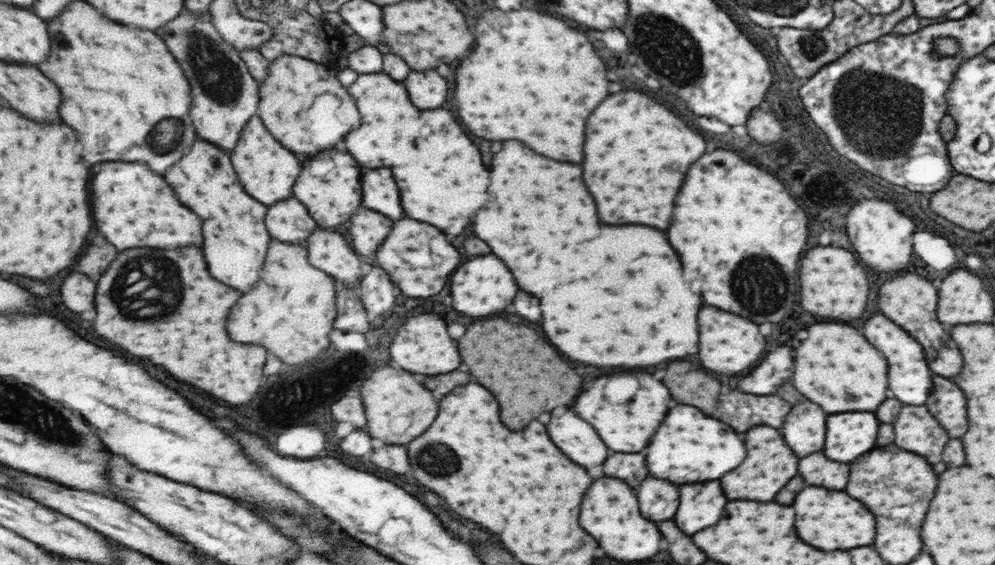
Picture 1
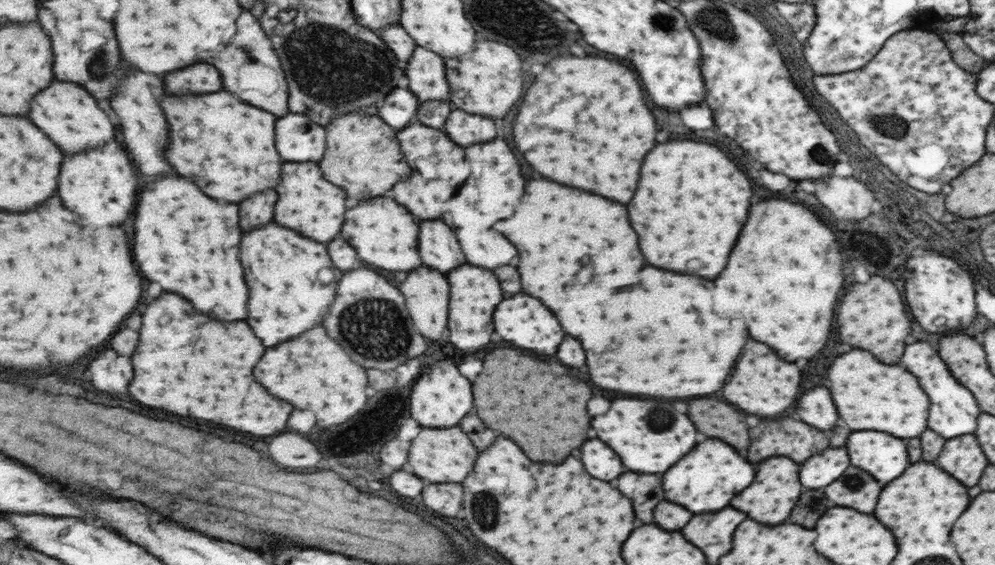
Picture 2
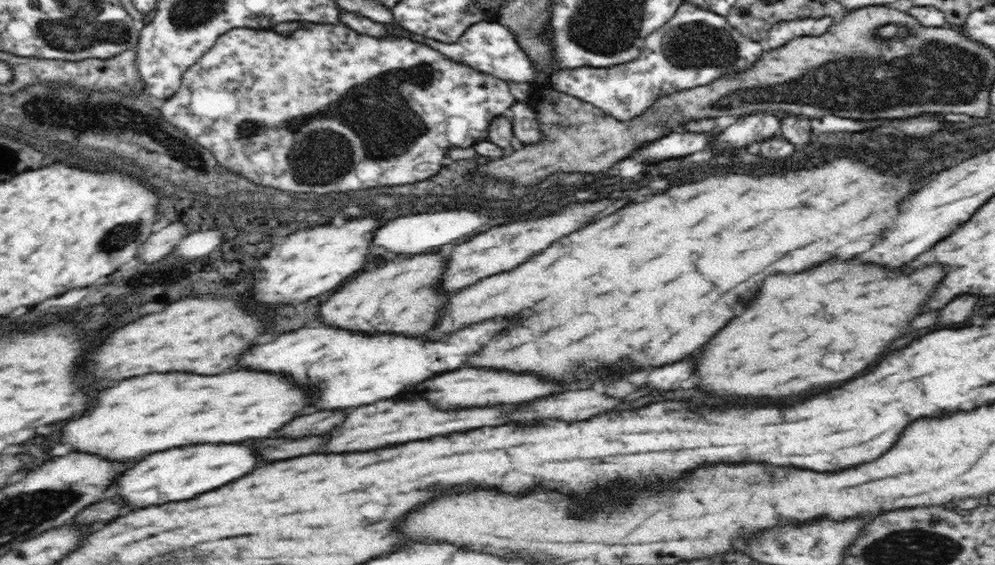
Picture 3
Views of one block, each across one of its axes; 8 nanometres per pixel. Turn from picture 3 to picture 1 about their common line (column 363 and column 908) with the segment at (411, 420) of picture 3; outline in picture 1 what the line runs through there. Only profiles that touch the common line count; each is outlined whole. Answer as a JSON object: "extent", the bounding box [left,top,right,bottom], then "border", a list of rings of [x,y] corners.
{"extent":[893,406,949,464],"border":[[[903,406],[899,412],[901,414],[893,424],[893,444],[907,452],[927,456],[931,464],[937,464],[941,450],[949,440],[947,432],[927,412],[925,406]]]}

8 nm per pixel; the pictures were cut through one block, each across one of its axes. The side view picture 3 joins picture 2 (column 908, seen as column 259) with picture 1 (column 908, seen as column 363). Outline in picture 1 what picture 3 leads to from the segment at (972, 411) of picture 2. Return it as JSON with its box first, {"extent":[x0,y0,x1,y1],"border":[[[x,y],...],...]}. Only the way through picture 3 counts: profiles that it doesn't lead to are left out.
{"extent":[861,316,933,406],"border":[[[885,316],[869,318],[861,330],[867,332],[867,340],[871,340],[871,344],[875,344],[875,348],[879,348],[879,352],[883,352],[883,356],[887,356],[887,360],[891,360],[891,392],[895,394],[895,398],[909,406],[925,404],[933,384],[931,384],[931,374],[925,364],[921,346],[907,332],[903,332],[899,326],[895,326]]]}

